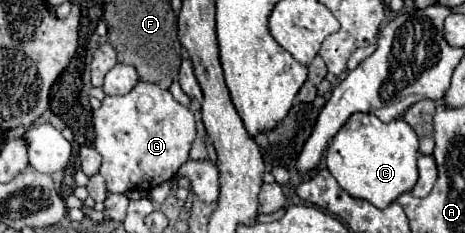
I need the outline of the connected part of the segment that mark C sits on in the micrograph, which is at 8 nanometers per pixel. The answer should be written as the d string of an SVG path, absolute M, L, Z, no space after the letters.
M353 113L349 121L339 129L331 139L325 161L331 175L337 183L357 199L365 199L377 209L385 209L401 193L407 193L415 187L419 179L417 169L419 157L419 139L417 133L403 119L391 123L379 121L369 113Z

